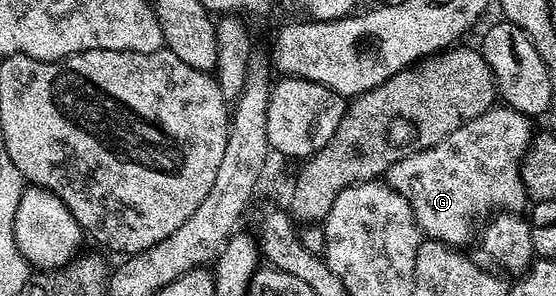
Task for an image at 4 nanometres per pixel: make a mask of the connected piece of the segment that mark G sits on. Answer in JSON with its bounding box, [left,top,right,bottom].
[387,108,535,246]

